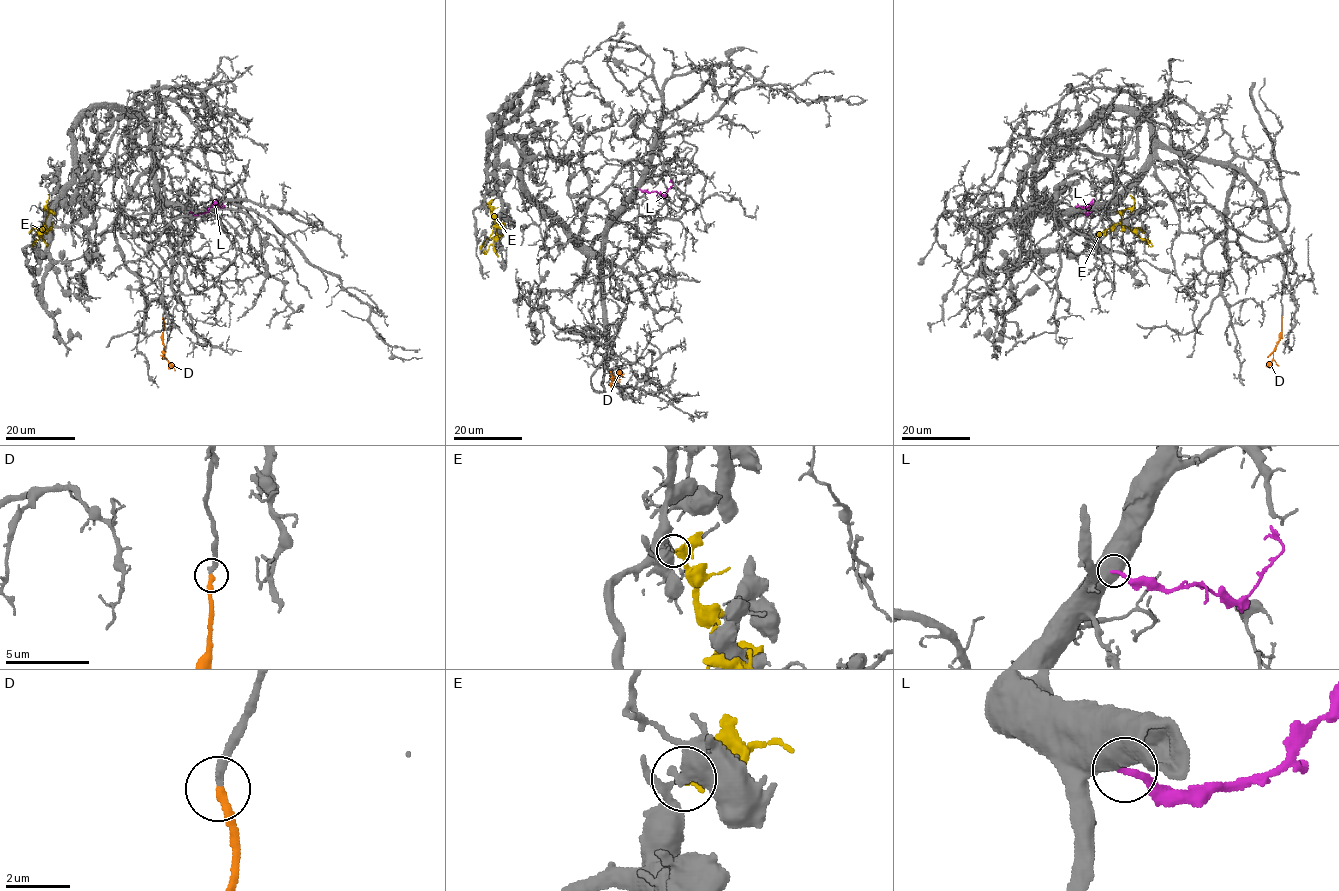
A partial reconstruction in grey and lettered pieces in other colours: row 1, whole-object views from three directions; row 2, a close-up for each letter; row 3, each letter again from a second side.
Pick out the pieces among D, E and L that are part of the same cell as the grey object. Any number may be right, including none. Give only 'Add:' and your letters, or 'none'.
Add: D

